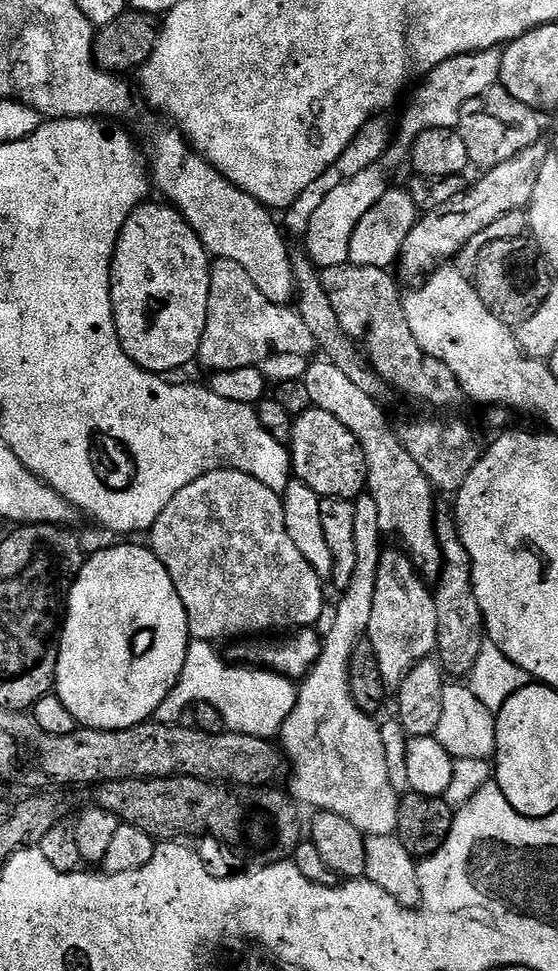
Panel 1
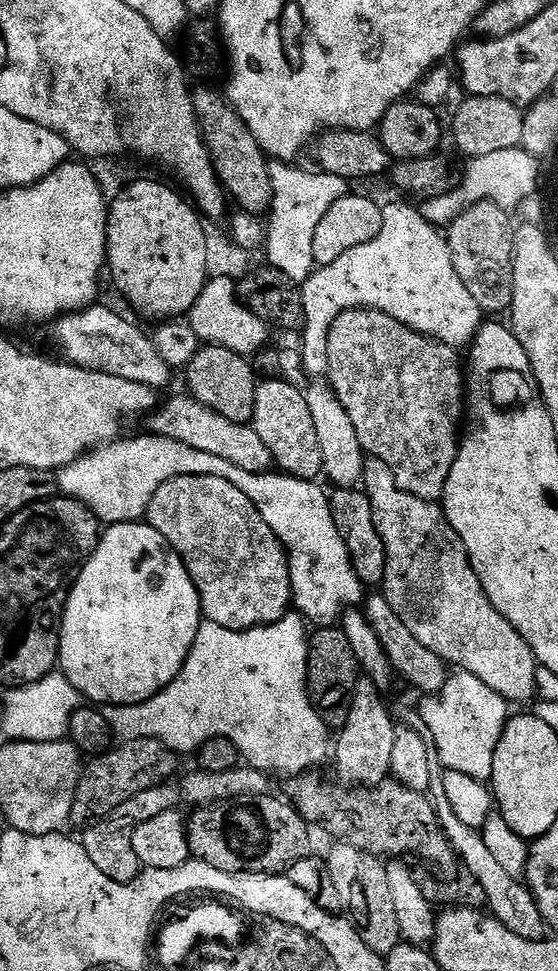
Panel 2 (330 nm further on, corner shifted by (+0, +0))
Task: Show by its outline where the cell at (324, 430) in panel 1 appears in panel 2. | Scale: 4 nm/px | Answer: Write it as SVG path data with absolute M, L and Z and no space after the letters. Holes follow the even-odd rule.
M284 378L257 383L254 398L252 429L266 442L270 449L273 465L283 475L299 480L315 481L323 473L322 449L318 447L318 434L314 431L314 417L306 402L304 392L287 384Z

